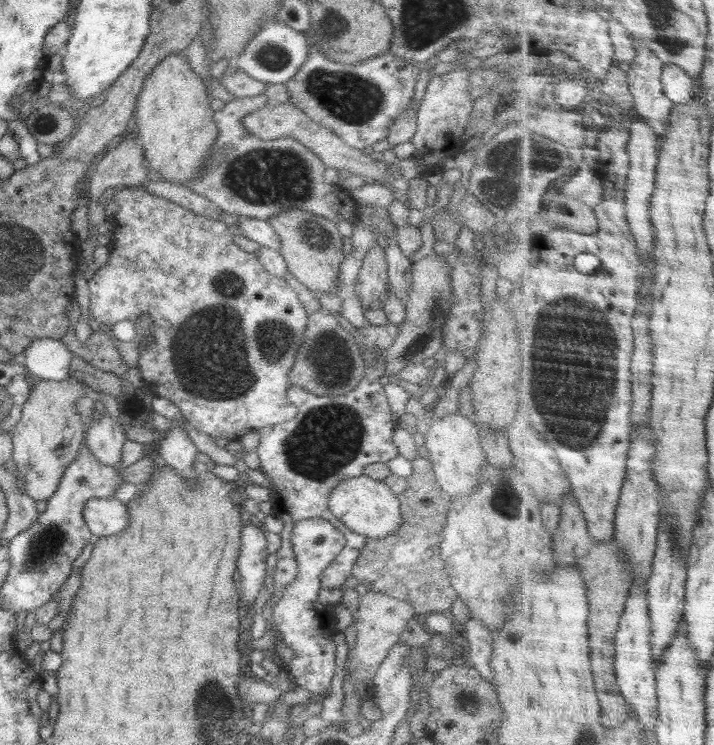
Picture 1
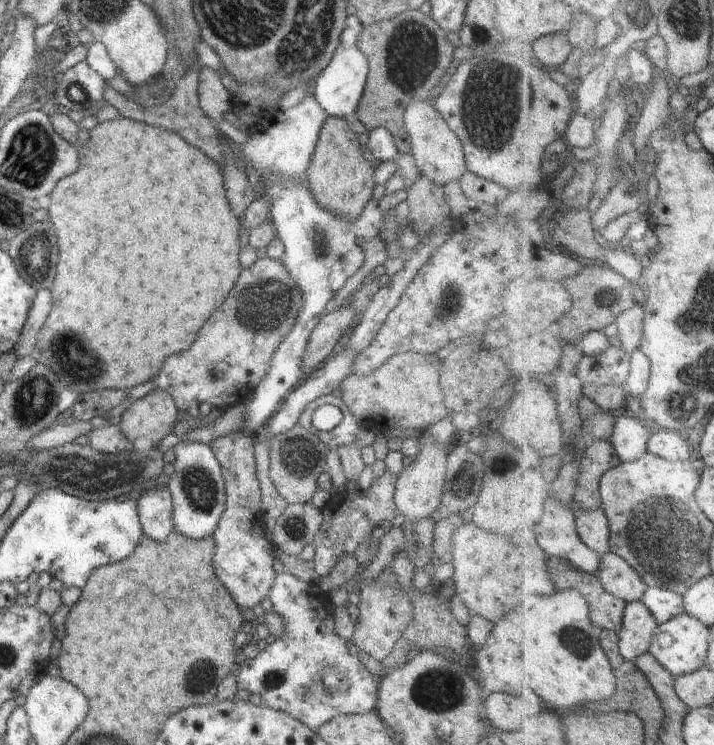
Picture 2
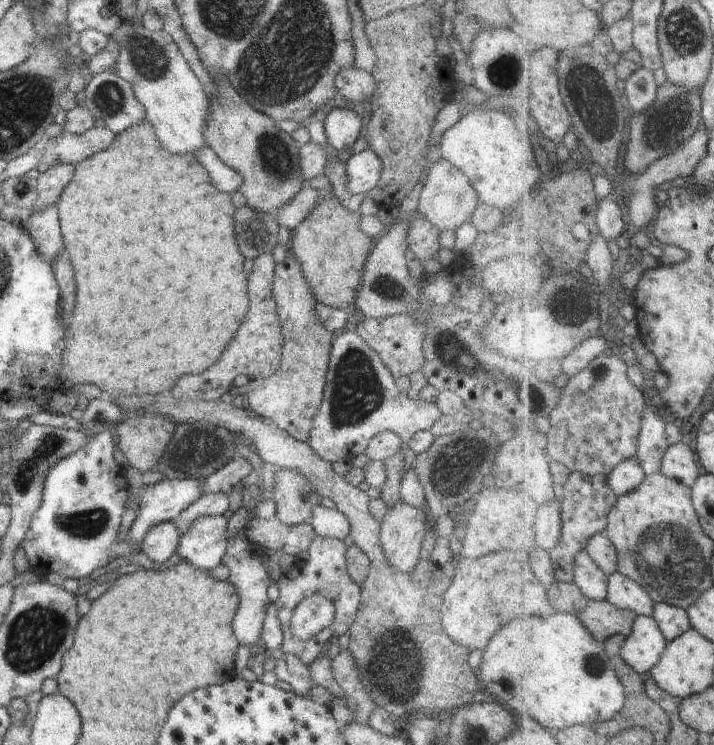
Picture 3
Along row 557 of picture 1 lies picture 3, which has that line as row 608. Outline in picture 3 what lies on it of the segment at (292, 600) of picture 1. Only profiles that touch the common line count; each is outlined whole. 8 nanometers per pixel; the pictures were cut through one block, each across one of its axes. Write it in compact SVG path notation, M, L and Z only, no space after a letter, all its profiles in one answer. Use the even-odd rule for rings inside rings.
M313 594L301 600L294 609L290 632L302 642L314 640L321 630L332 624L334 614L336 614L336 608L328 598Z

